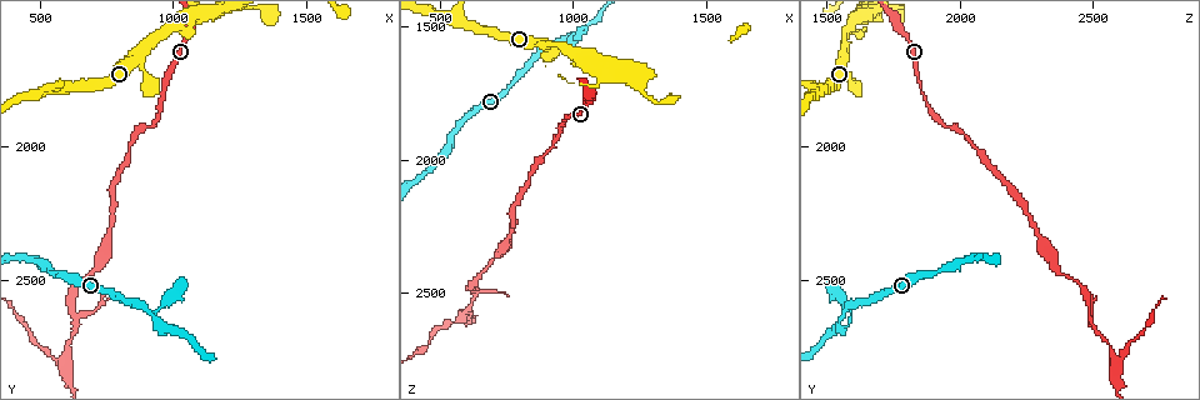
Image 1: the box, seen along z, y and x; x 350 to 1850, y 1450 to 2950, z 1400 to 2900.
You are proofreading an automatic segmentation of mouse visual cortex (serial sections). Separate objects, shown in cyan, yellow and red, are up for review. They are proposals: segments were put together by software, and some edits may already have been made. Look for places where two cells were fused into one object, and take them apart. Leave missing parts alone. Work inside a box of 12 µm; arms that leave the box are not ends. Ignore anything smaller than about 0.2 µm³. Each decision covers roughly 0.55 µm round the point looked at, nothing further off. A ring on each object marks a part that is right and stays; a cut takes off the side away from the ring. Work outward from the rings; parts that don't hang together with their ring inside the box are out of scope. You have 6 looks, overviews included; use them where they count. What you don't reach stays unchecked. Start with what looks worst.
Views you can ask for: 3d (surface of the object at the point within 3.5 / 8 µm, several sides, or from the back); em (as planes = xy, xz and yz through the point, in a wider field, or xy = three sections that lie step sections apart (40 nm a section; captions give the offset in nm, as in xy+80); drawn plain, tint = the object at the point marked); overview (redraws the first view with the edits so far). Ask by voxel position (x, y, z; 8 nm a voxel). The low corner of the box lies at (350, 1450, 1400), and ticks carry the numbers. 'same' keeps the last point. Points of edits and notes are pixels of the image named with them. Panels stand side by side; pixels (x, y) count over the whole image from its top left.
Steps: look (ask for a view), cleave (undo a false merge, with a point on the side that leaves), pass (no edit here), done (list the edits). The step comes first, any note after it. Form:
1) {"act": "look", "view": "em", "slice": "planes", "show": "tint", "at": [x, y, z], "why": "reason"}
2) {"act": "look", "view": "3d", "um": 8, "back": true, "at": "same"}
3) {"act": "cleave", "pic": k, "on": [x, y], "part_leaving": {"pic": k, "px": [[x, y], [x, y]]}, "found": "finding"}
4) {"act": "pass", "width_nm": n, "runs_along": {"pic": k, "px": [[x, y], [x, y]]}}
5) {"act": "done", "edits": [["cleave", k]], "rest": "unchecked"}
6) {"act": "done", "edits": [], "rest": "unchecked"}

{"act": "look", "view": "em", "slice": "xy", "step": 3, "show": "tint", "at": [920, 2640, 1560], "why": "calibre changes"}

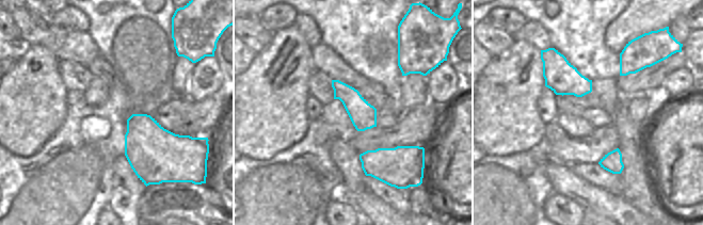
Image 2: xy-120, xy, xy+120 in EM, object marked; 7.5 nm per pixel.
{"act": "look", "view": "3d", "um": 3.5, "back": true, "at": "same", "why": "wider look"}

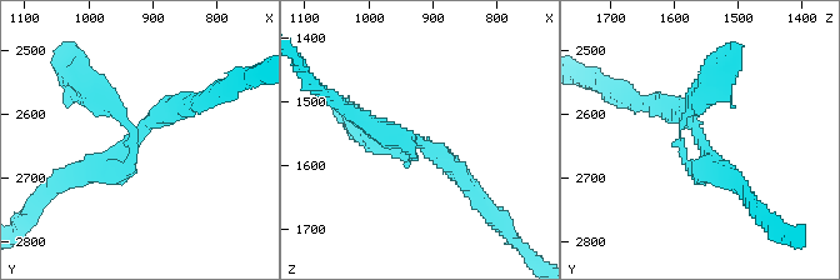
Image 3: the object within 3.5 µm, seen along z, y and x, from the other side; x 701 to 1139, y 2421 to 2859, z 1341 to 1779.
{"act": "pass", "runs_along": {"pic": 3, "px": [[188, 101], [130, 133]]}, "found": "all the same cell"}

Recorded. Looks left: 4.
{"act": "look", "view": "3d", "um": 3.5, "at": [710, 2440, 2360]}

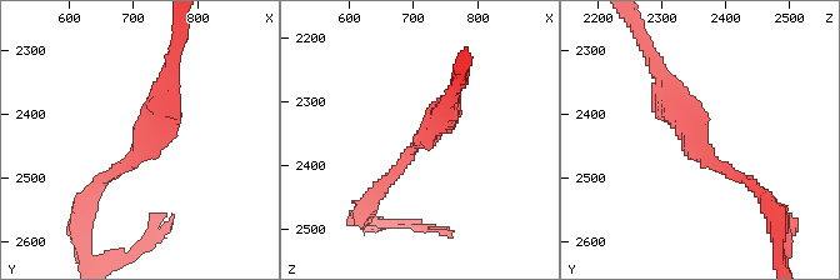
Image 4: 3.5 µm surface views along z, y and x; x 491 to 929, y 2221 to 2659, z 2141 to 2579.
{"act": "look", "view": "em", "slice": "xy", "step": 2, "show": "tint", "at": [720, 2440, 2355], "arm_widths_nm": [150, 250], "why": "need the tissue"}

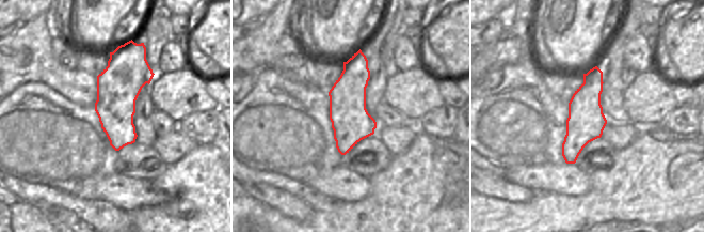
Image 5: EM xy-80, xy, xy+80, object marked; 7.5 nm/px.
{"act": "look", "view": "em", "slice": "xy", "step": 3, "show": "tint", "at": "same"}

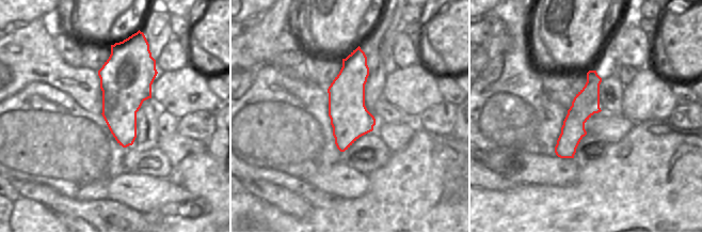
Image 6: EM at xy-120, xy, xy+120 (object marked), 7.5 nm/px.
{"act": "pass", "width_nm": 300, "runs_along": {"pic": 6, "px": [[593, 73], [590, 94], [560, 154]]}, "found": "one cell here"}

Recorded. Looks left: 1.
{"act": "done", "edits": [], "rest": "unchecked"}

